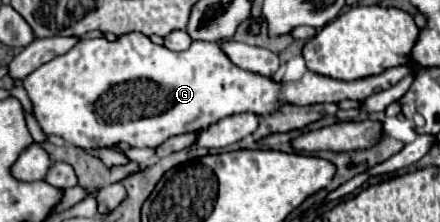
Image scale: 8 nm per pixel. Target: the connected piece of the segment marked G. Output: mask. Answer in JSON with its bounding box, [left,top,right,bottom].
[23,32,409,150]

